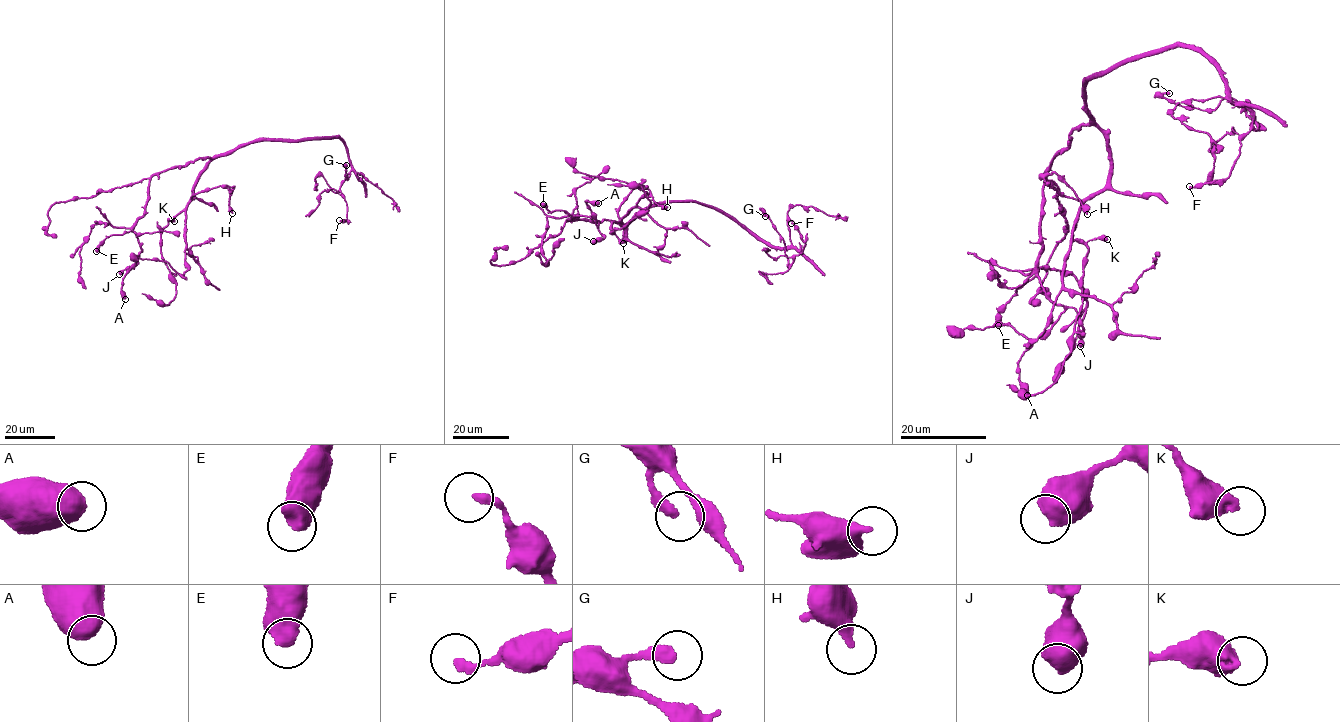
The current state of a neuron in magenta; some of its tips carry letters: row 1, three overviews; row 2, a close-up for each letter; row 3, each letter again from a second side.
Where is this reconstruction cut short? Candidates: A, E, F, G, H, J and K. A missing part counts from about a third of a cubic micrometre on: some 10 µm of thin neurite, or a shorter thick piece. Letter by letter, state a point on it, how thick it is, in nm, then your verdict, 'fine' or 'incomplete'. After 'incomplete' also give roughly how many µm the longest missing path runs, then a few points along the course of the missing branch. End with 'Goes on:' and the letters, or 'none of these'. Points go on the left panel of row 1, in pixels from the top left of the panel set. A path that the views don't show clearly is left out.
A: at (125, 299); 700 nm thick; fine
E: at (96, 251); 700 nm thick; fine
F: at (339, 220); 240 nm thick; fine
G: at (346, 165); 360 nm thick; fine
H: at (232, 213); 400 nm thick; fine
J: at (119, 274); 750 nm thick; fine
K: at (174, 221); 480 nm thick; fine
Goes on: none of these

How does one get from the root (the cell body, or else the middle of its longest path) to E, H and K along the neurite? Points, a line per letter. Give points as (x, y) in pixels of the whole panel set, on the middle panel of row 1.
E: (571, 161), (578, 172), (646, 192), (620, 221), (625, 239), (615, 222), (567, 221), (578, 216), (543, 204)
H: (571, 161), (578, 172), (642, 187), (646, 193), (620, 223), (618, 209), (636, 188), (667, 207)
K: (571, 161), (578, 172), (624, 181), (641, 186), (646, 192), (636, 206), (612, 224), (612, 231), (623, 243)

